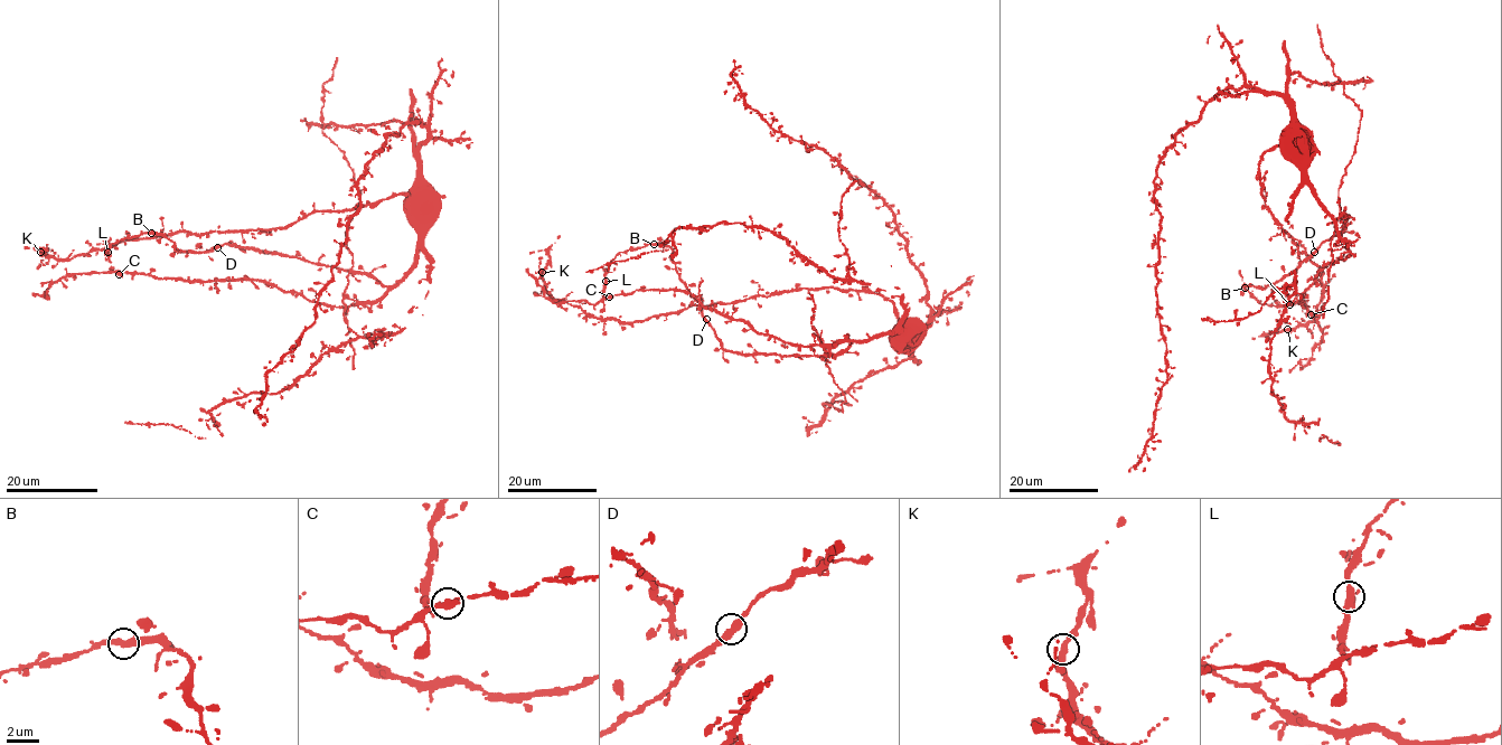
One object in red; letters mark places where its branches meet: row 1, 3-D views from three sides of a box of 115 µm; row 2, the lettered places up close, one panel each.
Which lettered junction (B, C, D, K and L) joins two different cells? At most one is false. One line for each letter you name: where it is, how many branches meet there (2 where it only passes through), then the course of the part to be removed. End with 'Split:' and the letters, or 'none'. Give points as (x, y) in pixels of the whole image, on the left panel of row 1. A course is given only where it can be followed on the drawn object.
Split: none

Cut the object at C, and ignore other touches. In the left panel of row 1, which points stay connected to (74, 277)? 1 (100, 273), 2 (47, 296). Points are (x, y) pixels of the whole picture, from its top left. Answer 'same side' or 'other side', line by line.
1: same side
2: same side

